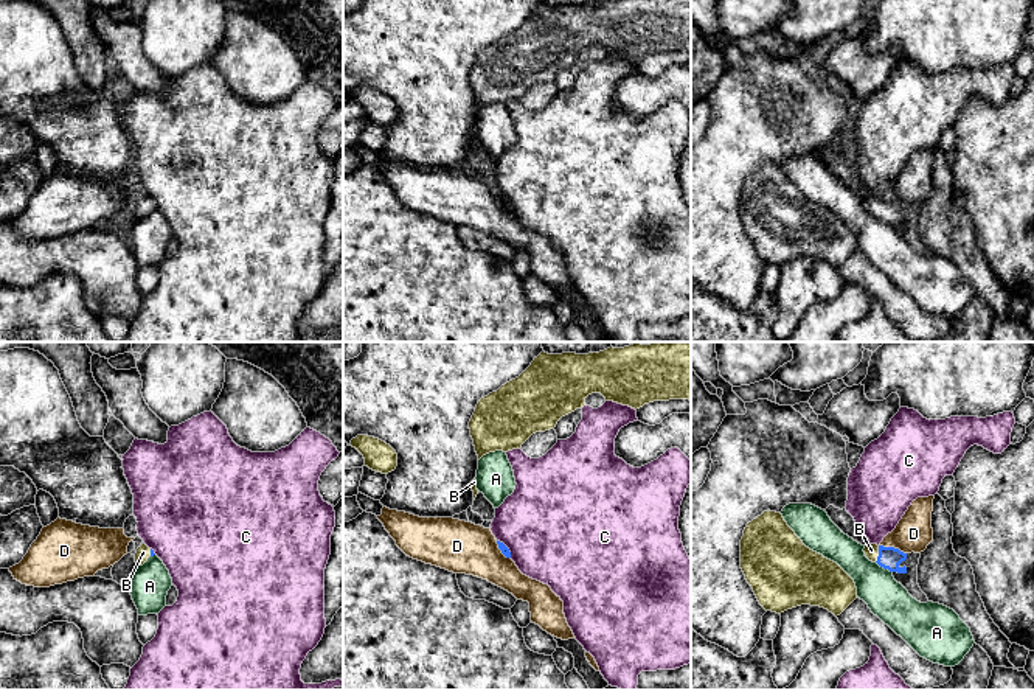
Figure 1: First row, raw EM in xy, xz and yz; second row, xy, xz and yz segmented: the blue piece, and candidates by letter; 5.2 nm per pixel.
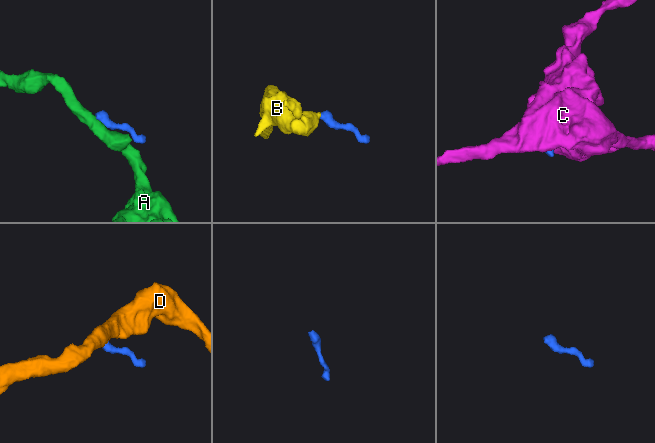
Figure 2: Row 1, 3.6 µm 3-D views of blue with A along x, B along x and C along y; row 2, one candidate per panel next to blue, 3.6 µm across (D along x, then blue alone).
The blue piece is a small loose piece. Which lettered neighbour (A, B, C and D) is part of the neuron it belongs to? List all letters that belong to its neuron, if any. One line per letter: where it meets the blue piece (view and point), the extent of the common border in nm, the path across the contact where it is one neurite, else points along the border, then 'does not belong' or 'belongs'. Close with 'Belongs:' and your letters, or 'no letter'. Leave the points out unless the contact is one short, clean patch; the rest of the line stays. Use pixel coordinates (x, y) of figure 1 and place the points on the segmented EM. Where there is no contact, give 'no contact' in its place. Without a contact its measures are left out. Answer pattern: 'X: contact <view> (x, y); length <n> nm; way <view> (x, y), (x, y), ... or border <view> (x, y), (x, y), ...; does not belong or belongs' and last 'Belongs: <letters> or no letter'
A: contact yz (884, 568); length 110 nm; border yz (876, 561), (891, 572); does not belong
B: contact yz (879, 554); length 90 nm; way yz (890, 558), (879, 554), (871, 550); belongs
C: contact xz (506, 547); length 120 nm; does not belong
D: contact yz (893, 547); length 150 nm; border yz (879, 544), (898, 547), (905, 554); does not belong
Belongs: B

